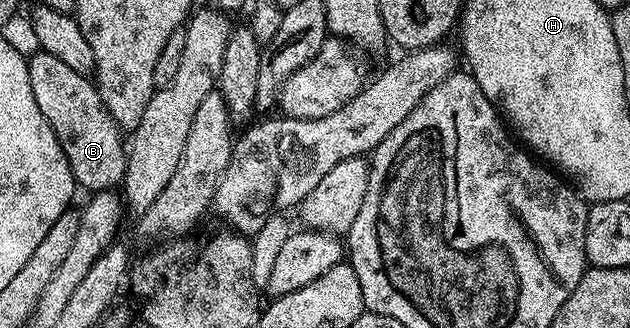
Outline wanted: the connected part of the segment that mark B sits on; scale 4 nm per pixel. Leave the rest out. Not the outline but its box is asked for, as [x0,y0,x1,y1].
[27,50,126,193]

